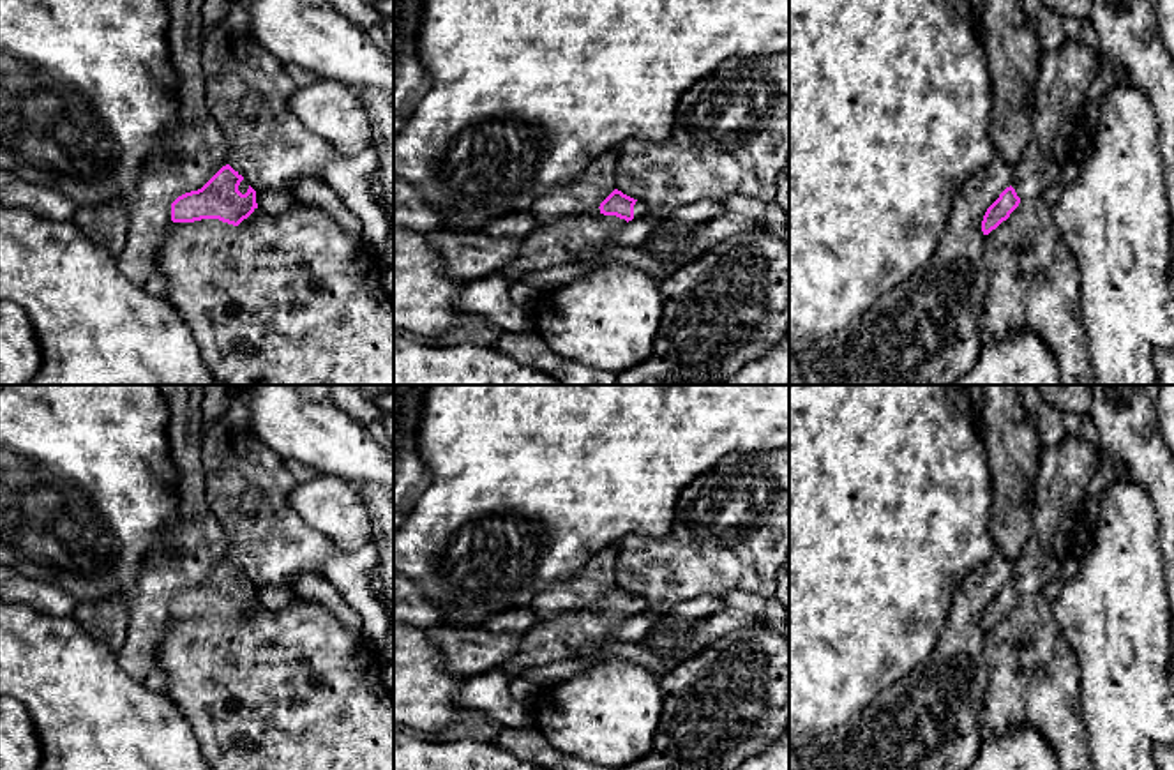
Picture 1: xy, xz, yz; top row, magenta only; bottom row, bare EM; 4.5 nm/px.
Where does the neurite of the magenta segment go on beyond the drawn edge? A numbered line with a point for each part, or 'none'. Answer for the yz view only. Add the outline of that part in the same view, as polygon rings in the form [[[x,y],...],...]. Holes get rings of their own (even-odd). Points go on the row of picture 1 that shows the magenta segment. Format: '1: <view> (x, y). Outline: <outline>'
1: yz (1065, 75). Outline: [[[1079,39],[1040,57],[1031,132],[1012,182],[1020,200],[1057,184],[1072,159],[1073,131],[1084,127],[1084,97],[1100,64],[1100,53]]]

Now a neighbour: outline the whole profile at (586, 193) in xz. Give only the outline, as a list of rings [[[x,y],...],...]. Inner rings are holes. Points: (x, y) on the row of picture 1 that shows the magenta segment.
[[[618,148],[600,154],[586,171],[570,185],[558,187],[542,196],[531,208],[538,224],[560,221],[579,214],[593,212],[614,191]]]

